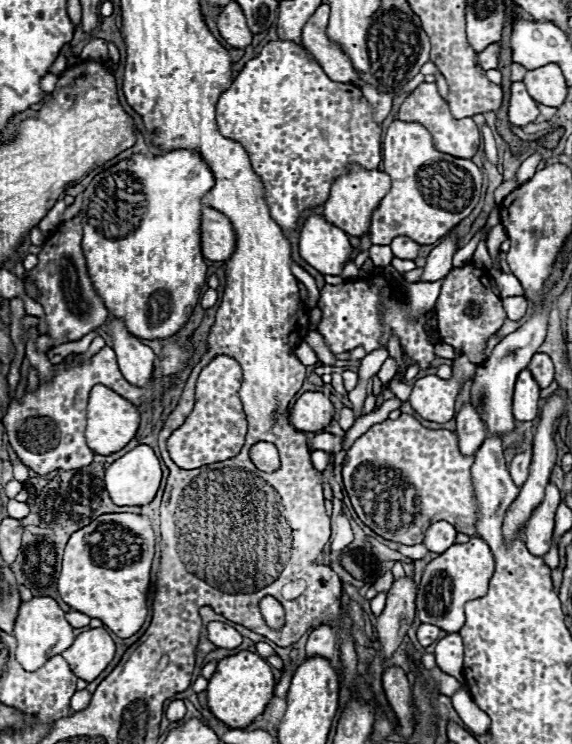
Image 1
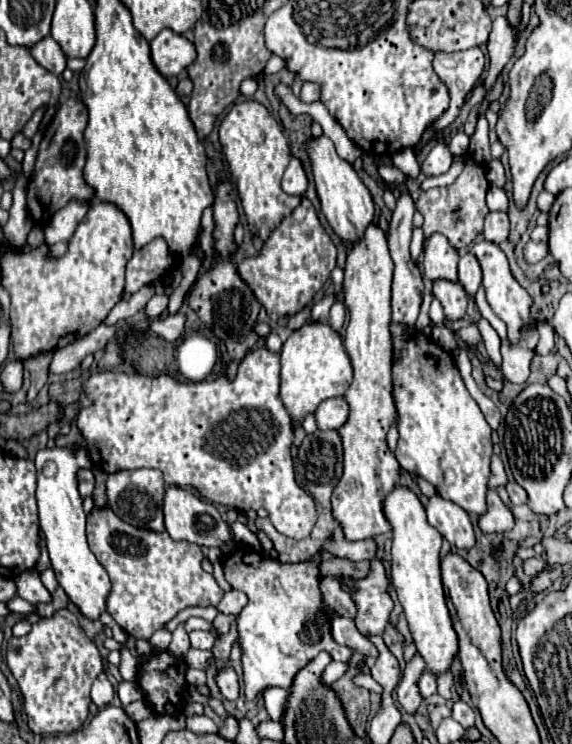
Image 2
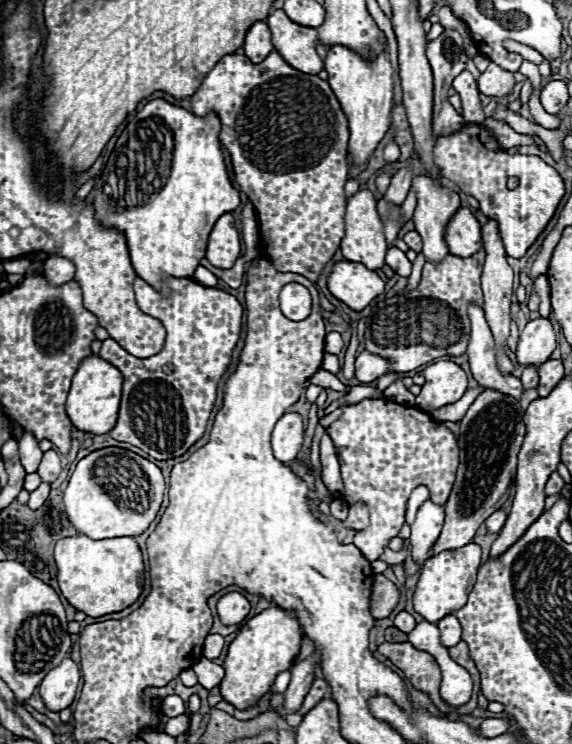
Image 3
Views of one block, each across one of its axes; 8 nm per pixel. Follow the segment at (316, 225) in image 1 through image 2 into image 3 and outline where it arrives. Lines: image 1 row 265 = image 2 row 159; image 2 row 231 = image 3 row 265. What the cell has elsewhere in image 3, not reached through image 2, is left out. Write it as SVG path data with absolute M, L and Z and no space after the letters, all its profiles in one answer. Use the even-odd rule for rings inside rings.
M336 262L328 276L328 290L354 310L366 308L384 292L384 280L360 262Z

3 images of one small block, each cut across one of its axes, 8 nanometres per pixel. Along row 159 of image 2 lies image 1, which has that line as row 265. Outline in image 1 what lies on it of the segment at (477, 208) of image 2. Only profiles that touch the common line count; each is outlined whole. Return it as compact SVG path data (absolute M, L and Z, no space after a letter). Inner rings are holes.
M466 264L462 268L452 268L442 284L442 292L436 300L436 316L438 316L438 332L444 344L458 348L462 354L470 358L470 362L480 364L486 360L482 354L486 340L496 334L506 320L506 312L502 308L502 300L490 290L488 284L482 284L484 274Z

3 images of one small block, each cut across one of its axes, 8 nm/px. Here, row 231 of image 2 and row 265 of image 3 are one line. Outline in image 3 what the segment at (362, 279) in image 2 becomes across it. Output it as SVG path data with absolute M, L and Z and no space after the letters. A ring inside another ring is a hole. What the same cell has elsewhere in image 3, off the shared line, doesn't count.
M358 190L348 198L346 208L346 234L342 238L342 254L350 262L360 262L370 270L378 270L384 264L384 254L388 250L386 238L384 238L384 224L376 210L376 198L370 190Z

